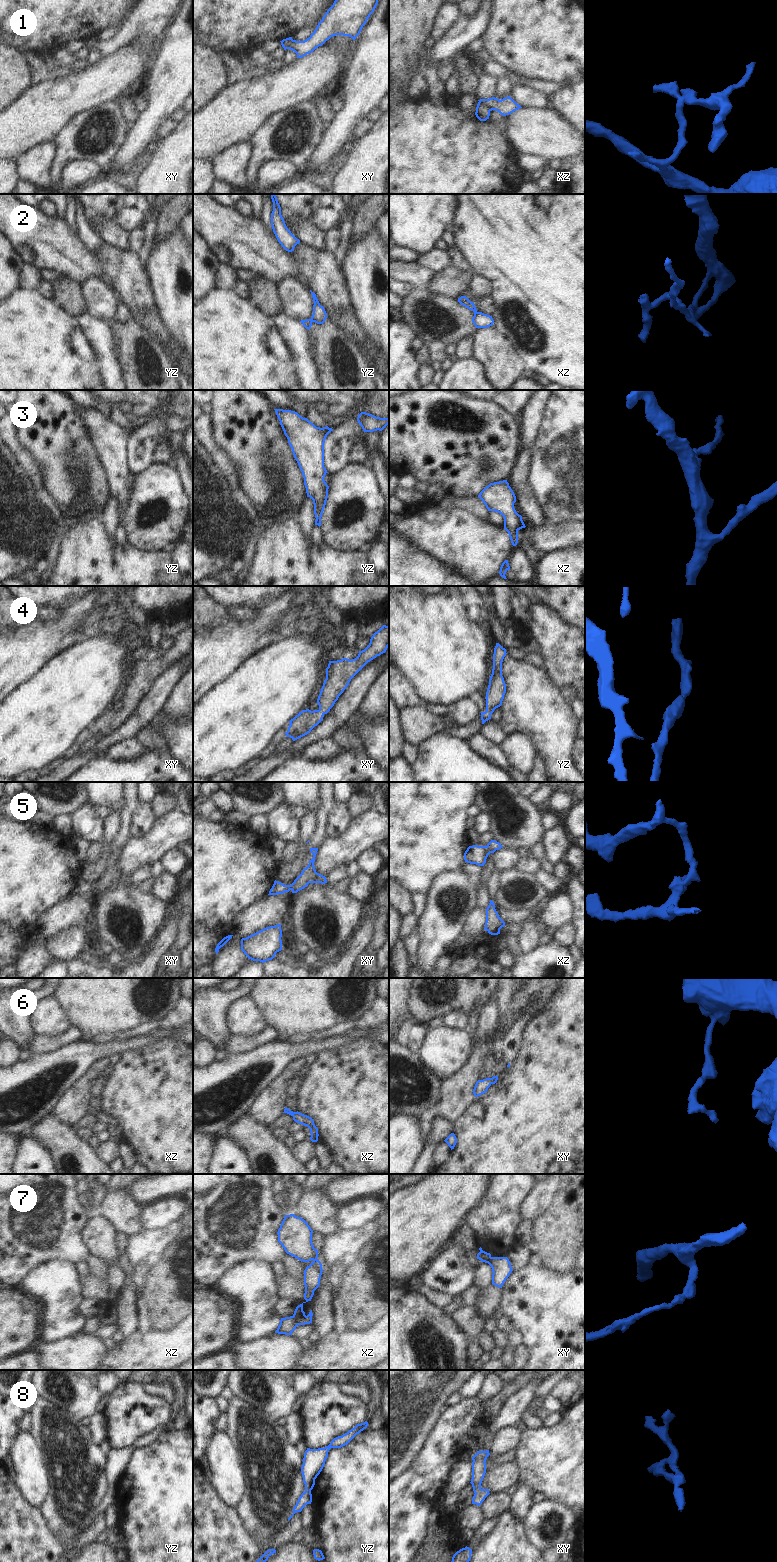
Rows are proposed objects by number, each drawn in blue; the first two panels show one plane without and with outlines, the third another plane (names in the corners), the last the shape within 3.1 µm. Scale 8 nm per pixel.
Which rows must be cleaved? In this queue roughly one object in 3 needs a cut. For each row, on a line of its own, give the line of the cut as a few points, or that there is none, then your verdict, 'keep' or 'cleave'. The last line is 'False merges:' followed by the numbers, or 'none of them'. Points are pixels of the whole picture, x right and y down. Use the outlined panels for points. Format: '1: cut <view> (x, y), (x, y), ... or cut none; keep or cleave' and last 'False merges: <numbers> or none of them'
1: cut xz (479, 101), (490, 110); cleave
2: cut yz (310, 319), (312, 321); cleave
3: cut none; keep
4: cut none; keep
5: cut xz (485, 846), (490, 852); cleave
6: cut none; keep
7: cut xz (292, 1316), (297, 1325); cleave
8: cut none; keep
False merges: 1, 2, 5, 7

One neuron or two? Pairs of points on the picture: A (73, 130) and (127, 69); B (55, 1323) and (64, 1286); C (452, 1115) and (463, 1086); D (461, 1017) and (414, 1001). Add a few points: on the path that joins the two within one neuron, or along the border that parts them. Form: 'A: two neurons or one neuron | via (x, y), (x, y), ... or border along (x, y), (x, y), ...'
A: two neurons | border along (115, 100), (102, 102), (71, 117)
B: one neuron | via (59, 1314), (59, 1295)
C: one neuron | via (452, 1108), (456, 1093)
D: two neurons | border along (466, 1013), (460, 1010), (452, 1010), (442, 1018)

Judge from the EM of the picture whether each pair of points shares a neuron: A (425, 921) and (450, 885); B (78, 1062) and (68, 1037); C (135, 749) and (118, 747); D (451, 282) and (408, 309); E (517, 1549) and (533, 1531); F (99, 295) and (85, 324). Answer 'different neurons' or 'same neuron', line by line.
A: same neuron
B: different neurons
C: same neuron
D: different neurons
E: different neurons
F: different neurons

